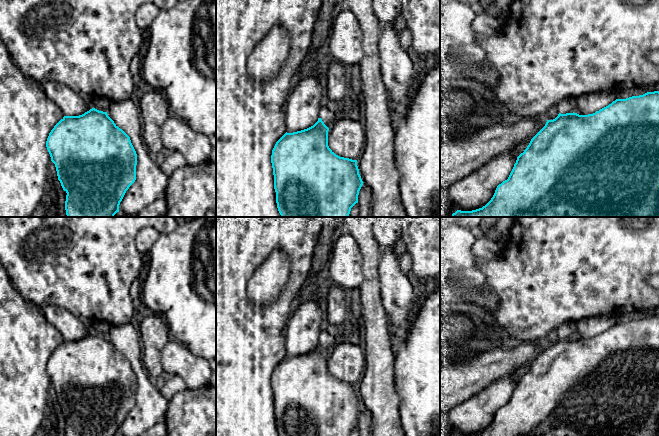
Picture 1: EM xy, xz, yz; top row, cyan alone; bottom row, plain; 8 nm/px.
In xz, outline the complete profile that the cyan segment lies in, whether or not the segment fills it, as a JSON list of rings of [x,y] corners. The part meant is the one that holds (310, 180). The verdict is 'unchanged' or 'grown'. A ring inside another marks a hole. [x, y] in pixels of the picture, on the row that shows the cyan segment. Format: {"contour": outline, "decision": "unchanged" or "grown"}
{"contour": [[[324,98],[318,121],[311,127],[285,133],[275,144],[271,163],[274,175],[276,203],[281,217],[348,217],[351,208],[358,203],[363,181],[359,174],[357,160],[336,155],[328,146],[328,131],[336,120],[336,114],[327,109],[328,99]]], "decision": "grown"}

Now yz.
{"contour": [[[659,91],[616,99],[588,115],[575,113],[575,107],[575,99],[566,99],[557,105],[558,116],[547,120],[545,126],[531,139],[524,152],[517,157],[508,179],[497,186],[485,206],[472,211],[457,210],[451,217],[659,217]]], "decision": "grown"}

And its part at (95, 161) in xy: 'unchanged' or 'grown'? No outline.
grown

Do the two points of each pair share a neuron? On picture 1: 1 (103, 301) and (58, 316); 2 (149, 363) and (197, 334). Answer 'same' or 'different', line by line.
1: different
2: different

